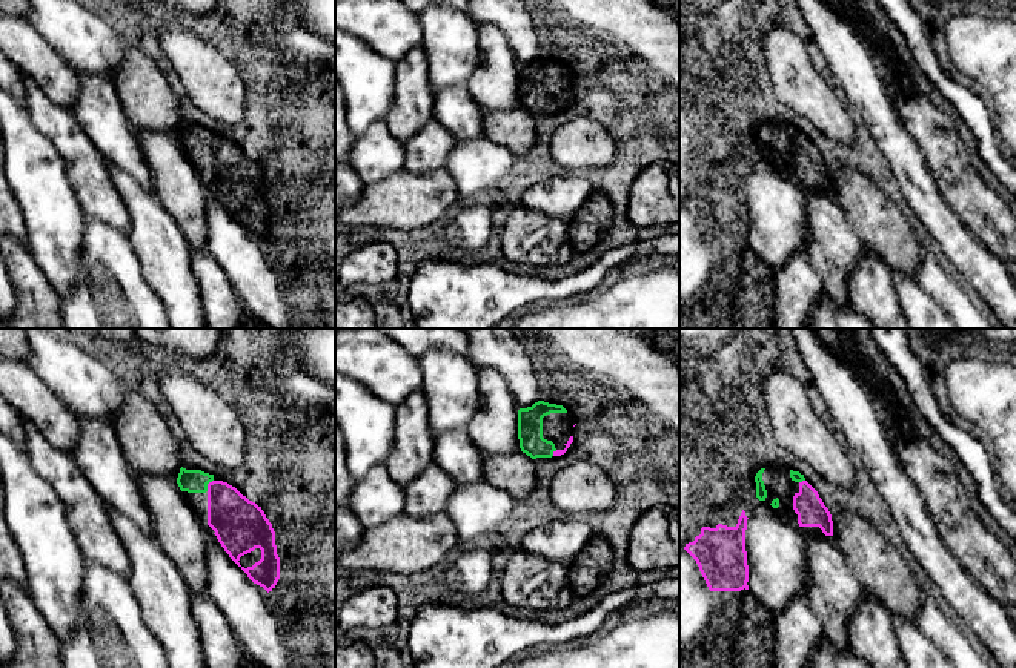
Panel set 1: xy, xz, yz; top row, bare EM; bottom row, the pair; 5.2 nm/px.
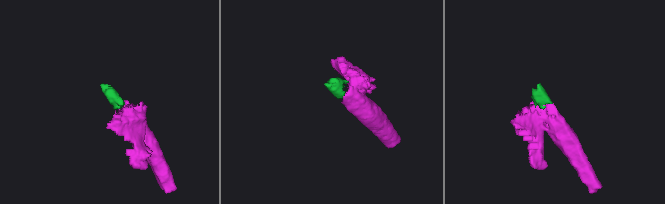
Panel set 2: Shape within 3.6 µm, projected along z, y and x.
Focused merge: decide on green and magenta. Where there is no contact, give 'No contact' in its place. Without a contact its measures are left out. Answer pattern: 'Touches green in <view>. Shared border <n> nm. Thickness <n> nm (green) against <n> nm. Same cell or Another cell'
Touches green in xy. Shared border 70 nm. Thickness 130 nm (green) against 260 nm. Same cell

